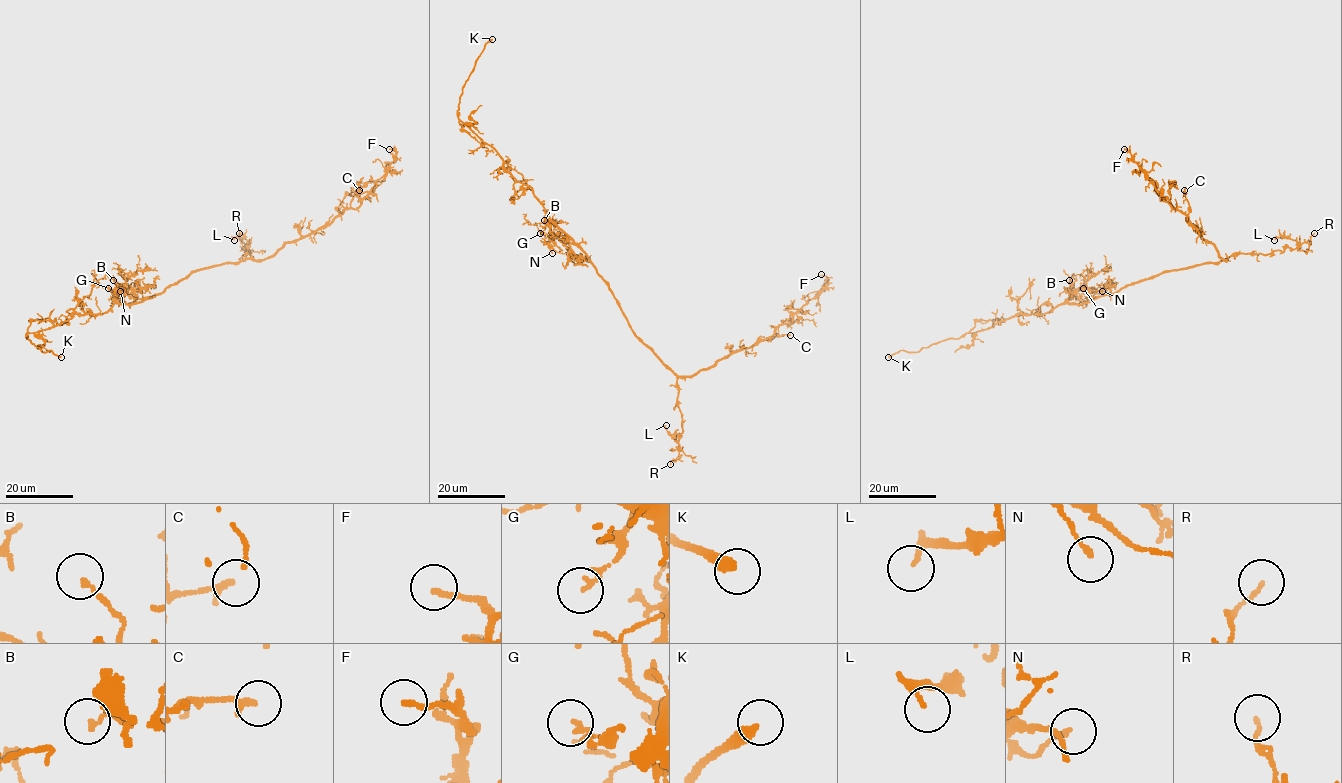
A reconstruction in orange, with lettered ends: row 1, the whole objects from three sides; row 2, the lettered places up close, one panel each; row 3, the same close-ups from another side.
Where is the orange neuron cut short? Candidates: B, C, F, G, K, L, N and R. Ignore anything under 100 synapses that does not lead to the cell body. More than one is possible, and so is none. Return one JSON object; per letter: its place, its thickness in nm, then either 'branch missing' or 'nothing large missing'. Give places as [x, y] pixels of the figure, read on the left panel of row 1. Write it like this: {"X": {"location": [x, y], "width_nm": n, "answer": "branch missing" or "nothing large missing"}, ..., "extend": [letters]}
{"B": {"location": [113, 280], "width_nm": 160, "answer": "nothing large missing"}, "C": {"location": [359, 190], "width_nm": 200, "answer": "nothing large missing"}, "F": {"location": [389, 149], "width_nm": 190, "answer": "nothing large missing"}, "G": {"location": [108, 288], "width_nm": 140, "answer": "nothing large missing"}, "K": {"location": [61, 357], "width_nm": 360, "answer": "branch missing"}, "L": {"location": [234, 240], "width_nm": 100, "answer": "nothing large missing"}, "N": {"location": [120, 291], "width_nm": 140, "answer": "nothing large missing"}, "R": {"location": [239, 233], "width_nm": 110, "answer": "nothing large missing"}, "extend": ["K"]}

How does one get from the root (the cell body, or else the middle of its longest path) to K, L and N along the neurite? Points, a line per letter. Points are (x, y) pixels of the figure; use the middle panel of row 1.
K: (612, 292), (533, 190), (519, 182), (502, 157), (458, 118), (463, 85), (492, 39)
L: (612, 292), (632, 331), (677, 376), (677, 402), (683, 428), (679, 447), (666, 425)
N: (612, 292), (589, 258), (561, 235), (549, 236), (552, 253)

